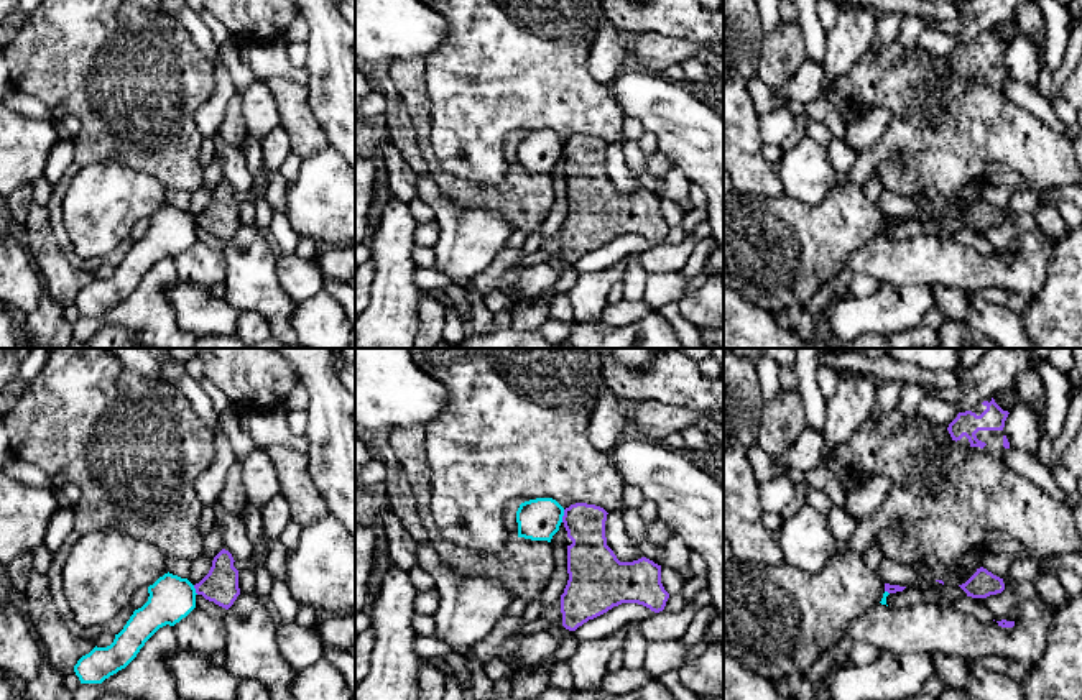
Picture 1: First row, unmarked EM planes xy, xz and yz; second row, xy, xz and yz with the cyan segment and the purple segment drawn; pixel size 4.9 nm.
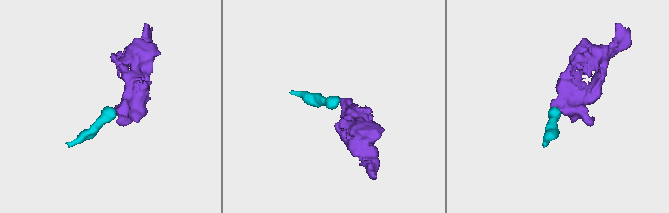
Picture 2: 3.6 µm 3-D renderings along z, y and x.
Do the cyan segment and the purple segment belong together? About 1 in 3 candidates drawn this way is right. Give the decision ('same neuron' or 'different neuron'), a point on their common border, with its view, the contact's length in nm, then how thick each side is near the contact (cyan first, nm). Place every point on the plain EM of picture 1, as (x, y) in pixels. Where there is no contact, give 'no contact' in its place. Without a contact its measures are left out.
different neuron; contact xz (563, 147); length 70 nm; calibres 200 and 220 nm

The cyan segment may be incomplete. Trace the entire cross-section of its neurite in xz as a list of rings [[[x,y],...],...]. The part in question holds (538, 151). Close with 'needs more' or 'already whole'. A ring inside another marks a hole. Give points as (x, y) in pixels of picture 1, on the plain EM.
[[[536,130],[520,136],[516,143],[518,169],[548,173],[559,163],[564,140],[553,130]]]; already whole

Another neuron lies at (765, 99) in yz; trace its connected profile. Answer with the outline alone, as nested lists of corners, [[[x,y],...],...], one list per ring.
[[[758,76],[750,81],[748,90],[758,117],[786,107],[779,90],[768,87]]]

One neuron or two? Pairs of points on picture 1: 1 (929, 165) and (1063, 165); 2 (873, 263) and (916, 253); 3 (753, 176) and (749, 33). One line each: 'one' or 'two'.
1: one
2: one
3: one

